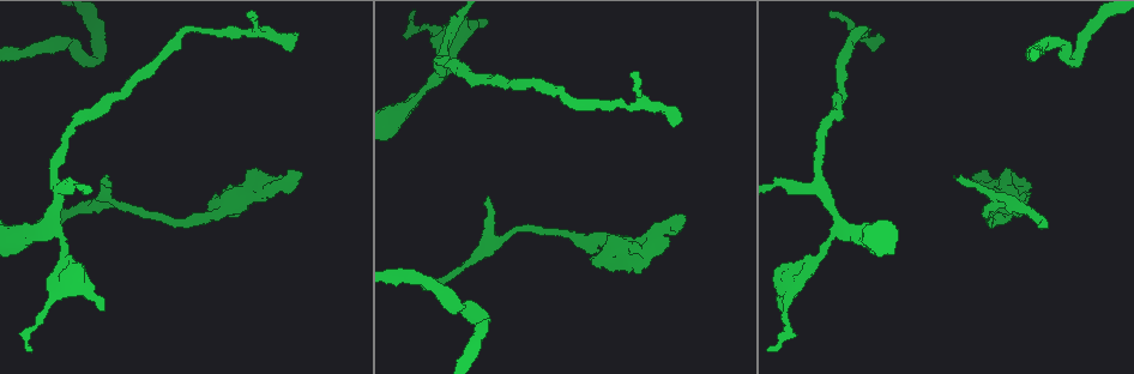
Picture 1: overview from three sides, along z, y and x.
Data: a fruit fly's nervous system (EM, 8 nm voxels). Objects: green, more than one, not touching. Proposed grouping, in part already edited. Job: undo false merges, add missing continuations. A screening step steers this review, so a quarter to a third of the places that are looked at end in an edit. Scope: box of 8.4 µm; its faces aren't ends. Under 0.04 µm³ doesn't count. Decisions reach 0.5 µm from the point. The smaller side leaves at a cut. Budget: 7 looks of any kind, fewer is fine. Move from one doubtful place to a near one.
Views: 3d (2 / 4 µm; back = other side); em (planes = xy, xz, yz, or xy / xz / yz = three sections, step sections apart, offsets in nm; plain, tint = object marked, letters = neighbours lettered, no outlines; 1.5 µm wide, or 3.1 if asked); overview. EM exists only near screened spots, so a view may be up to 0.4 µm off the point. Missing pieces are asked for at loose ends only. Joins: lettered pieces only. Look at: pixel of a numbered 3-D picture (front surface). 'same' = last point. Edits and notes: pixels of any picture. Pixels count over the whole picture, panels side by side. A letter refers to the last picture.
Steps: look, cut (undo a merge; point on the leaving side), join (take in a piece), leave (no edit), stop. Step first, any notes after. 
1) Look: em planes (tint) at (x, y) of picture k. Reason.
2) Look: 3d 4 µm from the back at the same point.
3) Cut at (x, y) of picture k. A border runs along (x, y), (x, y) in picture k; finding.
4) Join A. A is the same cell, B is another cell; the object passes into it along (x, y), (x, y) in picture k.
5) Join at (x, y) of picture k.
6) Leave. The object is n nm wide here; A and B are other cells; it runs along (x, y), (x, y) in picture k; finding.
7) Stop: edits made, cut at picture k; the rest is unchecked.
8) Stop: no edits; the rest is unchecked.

Look: em planes (tint) at (883, 38) of picture 1. An open end.

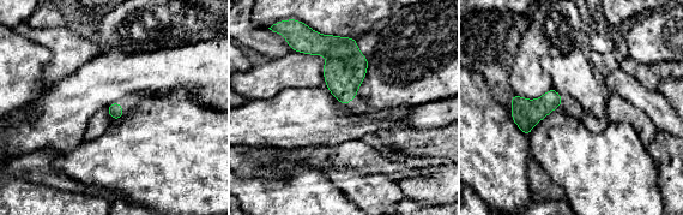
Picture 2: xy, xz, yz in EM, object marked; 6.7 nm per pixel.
Look: em planes (letters) at the same point. See the neighbours.

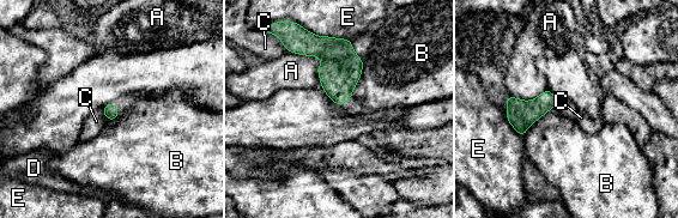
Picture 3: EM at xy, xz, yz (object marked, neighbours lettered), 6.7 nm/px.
Leave. A, B, C, D and E are other cells; a border runs along (101, 109), (108, 121) in picture 3; none of them fits.

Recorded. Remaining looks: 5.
Look: 3d 4 µm from the back at (975, 179) of picture 1. Free end.

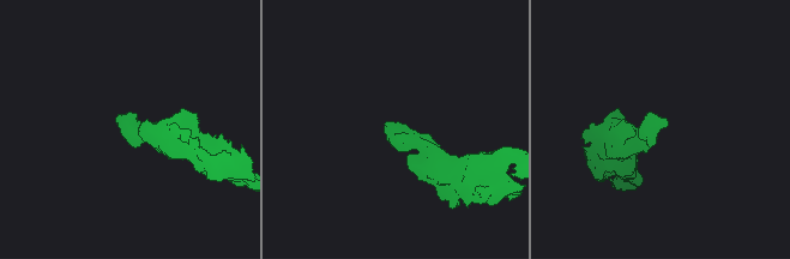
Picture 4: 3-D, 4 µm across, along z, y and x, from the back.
Look: em xy step 4 (letters) at (384, 124) of picture 4. Now the EM.

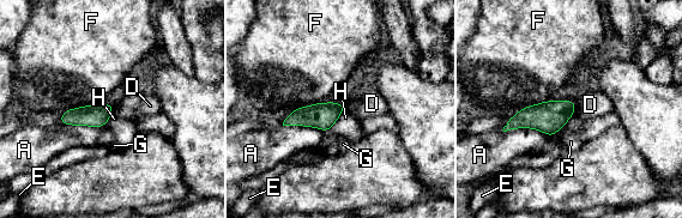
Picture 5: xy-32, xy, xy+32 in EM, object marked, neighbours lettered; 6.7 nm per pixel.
Look: em planes (letters) at the same point.

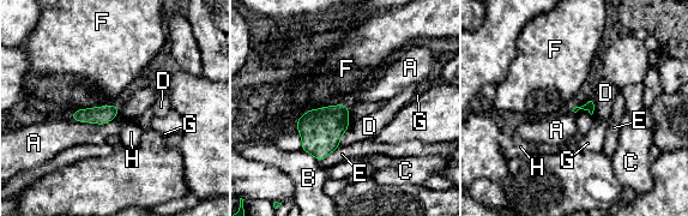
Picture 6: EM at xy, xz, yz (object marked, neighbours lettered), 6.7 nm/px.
Leave. A, B, C, D, E, F, G and H are other cells; a border runs along (575, 112), (585, 109), (591, 115) in picture 6; no lettered piece goes on from it.

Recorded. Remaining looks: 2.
Look: 3d 2 µm at (39, 221) of picture 1. Branch stops here.

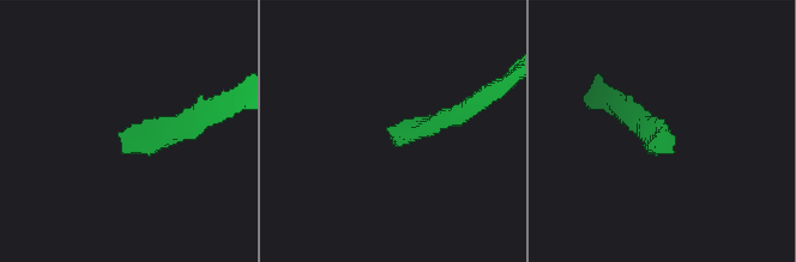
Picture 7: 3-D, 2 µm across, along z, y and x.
Look: em planes (letters) at (121, 137) of picture 7.

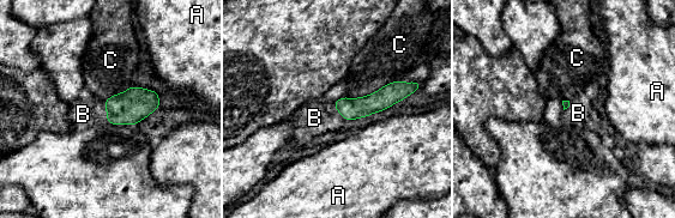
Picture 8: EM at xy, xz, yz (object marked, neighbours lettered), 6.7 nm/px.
Join B. B is the same cell, A and C are other cells; the neuron continues.

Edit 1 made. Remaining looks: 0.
Stop: edits made, join at picture 8; the rest is unchecked.

